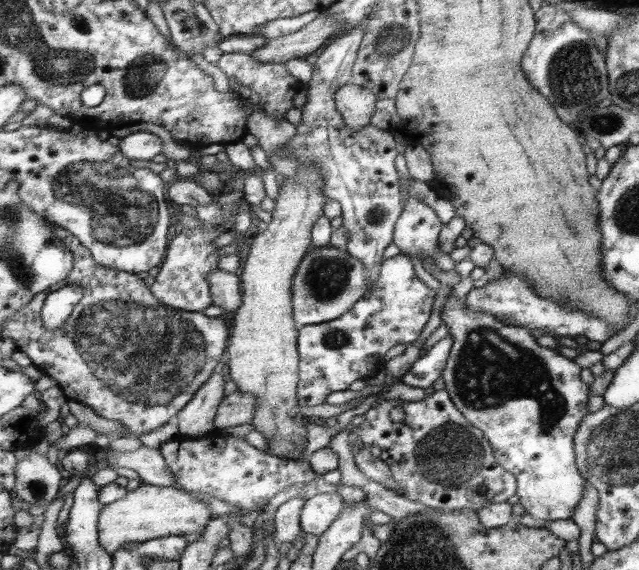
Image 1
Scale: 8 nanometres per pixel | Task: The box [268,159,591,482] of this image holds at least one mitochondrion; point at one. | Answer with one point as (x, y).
(491, 371)

